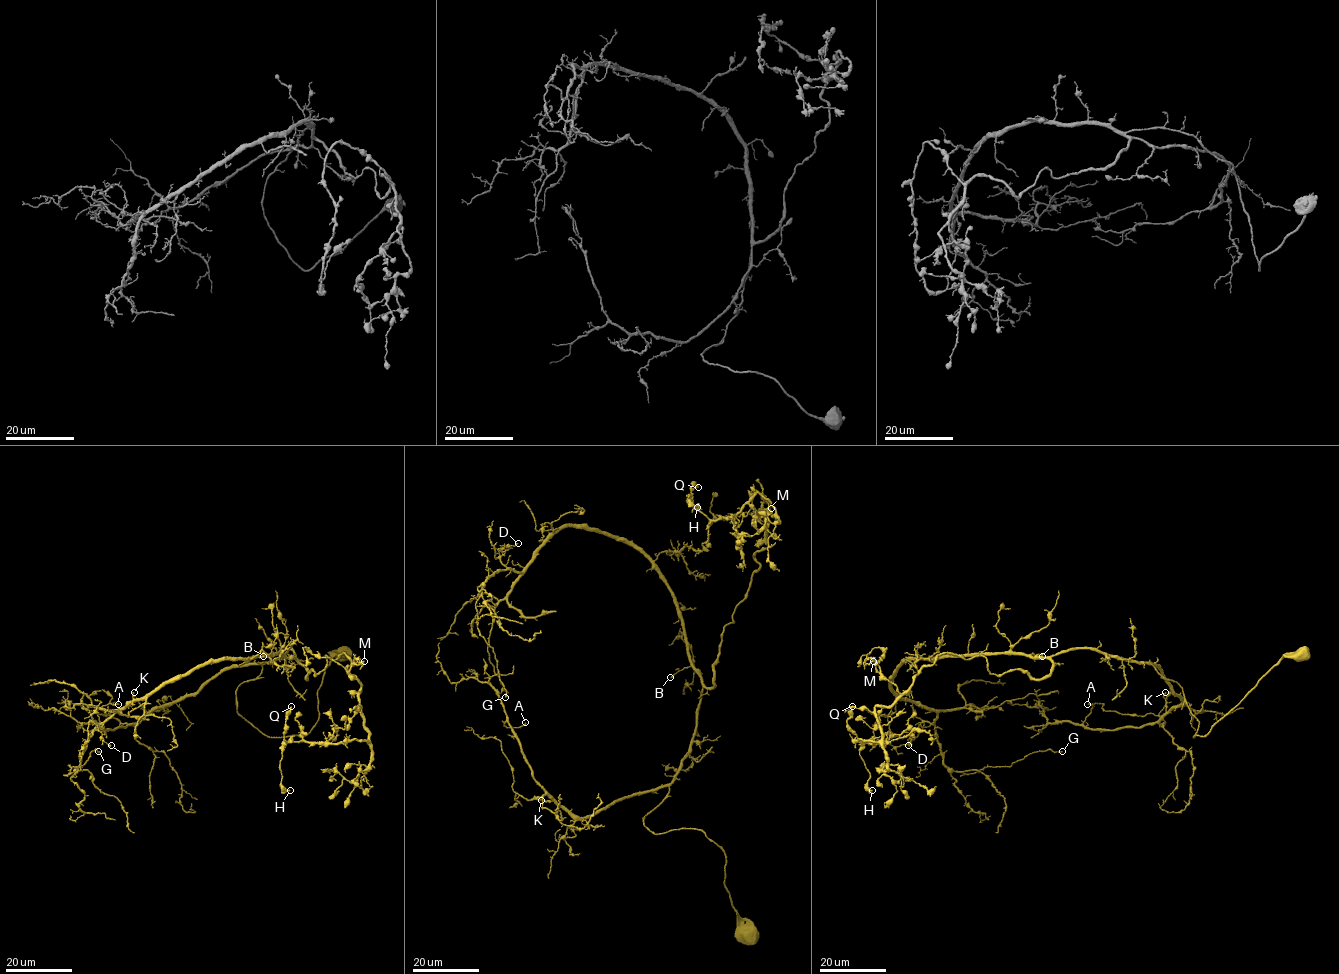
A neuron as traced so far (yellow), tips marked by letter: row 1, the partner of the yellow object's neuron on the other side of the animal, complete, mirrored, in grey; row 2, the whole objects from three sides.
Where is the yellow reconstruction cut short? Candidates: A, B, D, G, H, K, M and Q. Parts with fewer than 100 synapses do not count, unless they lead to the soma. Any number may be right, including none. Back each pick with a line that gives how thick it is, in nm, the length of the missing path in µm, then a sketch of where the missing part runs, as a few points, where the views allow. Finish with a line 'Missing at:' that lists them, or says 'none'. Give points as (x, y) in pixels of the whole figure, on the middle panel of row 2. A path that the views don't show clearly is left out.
Missing at: none

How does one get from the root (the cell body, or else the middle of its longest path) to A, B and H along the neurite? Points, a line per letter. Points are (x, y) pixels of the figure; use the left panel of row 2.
A: (344, 657), (304, 735), (268, 737), (237, 711), (259, 663), (104, 730), (97, 710), (118, 704)
B: (344, 657), (325, 669), (312, 729), (268, 737), (237, 711), (236, 690), (264, 663), (295, 653), (263, 656)
H: (344, 657), (304, 735), (236, 690), (289, 648), (353, 665), (368, 741), (286, 742), (290, 790)

